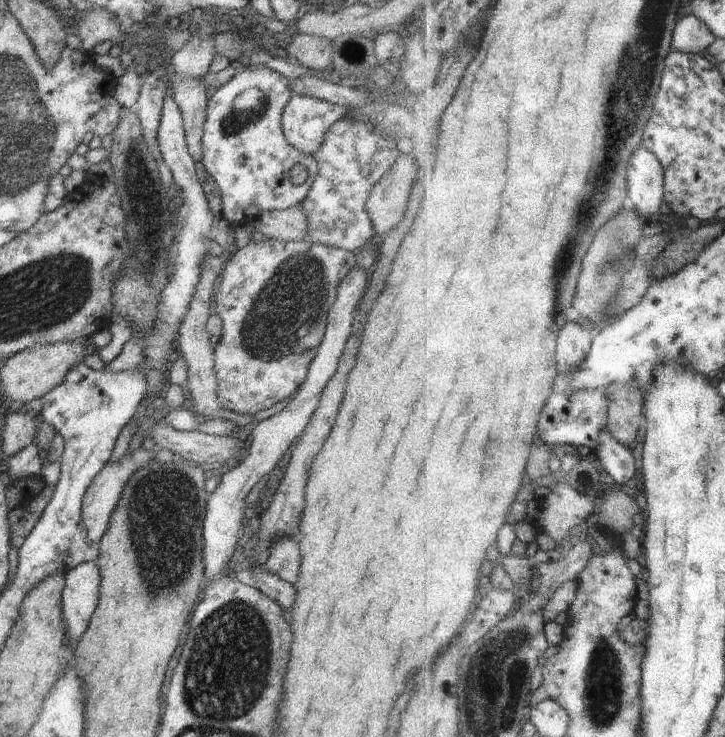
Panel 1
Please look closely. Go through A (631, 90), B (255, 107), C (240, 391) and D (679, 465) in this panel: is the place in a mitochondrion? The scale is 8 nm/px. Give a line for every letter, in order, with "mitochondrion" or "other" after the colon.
A: mitochondrion
B: mitochondrion
C: other
D: other

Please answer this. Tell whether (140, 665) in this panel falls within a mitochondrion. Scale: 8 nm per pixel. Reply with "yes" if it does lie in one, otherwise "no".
no

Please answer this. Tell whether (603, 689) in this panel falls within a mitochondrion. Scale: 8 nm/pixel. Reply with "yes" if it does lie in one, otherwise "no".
yes

